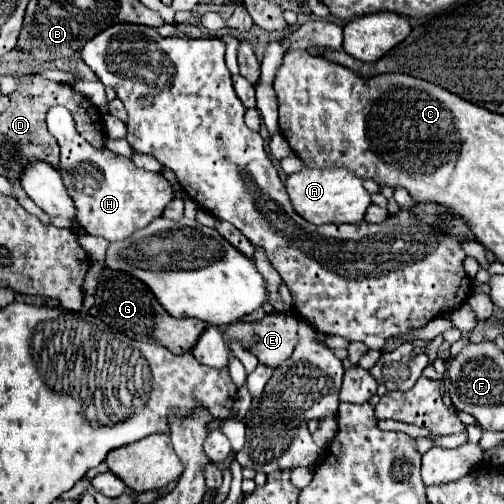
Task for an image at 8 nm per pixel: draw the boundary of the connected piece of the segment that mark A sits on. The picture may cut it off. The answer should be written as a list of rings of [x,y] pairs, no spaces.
[[[301,169],[285,181],[293,209],[313,225],[323,223],[361,223],[367,207],[371,205],[371,195],[363,187],[361,177],[349,169]]]

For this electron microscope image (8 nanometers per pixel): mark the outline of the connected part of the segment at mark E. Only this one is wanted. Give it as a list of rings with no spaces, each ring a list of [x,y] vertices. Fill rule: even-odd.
[[[275,311],[257,323],[237,321],[227,325],[223,335],[229,341],[239,341],[261,365],[275,369],[289,359],[297,341],[297,319],[291,317],[293,315],[281,315]]]

